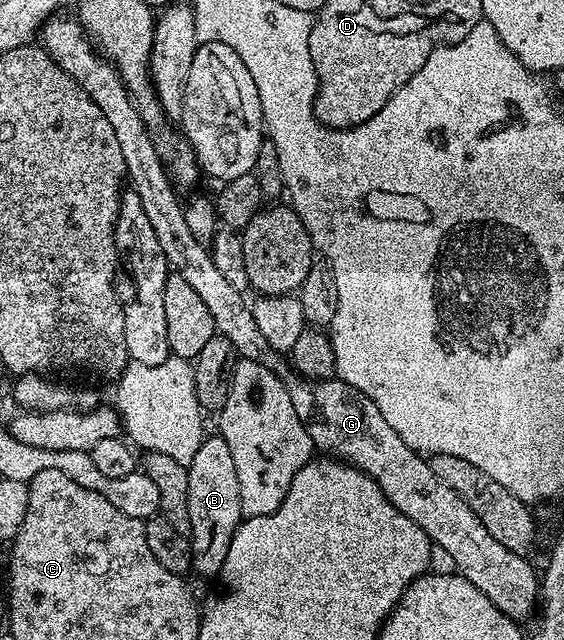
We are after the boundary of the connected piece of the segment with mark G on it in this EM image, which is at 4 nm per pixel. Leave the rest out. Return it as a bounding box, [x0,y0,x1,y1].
[41,16,541,624]

